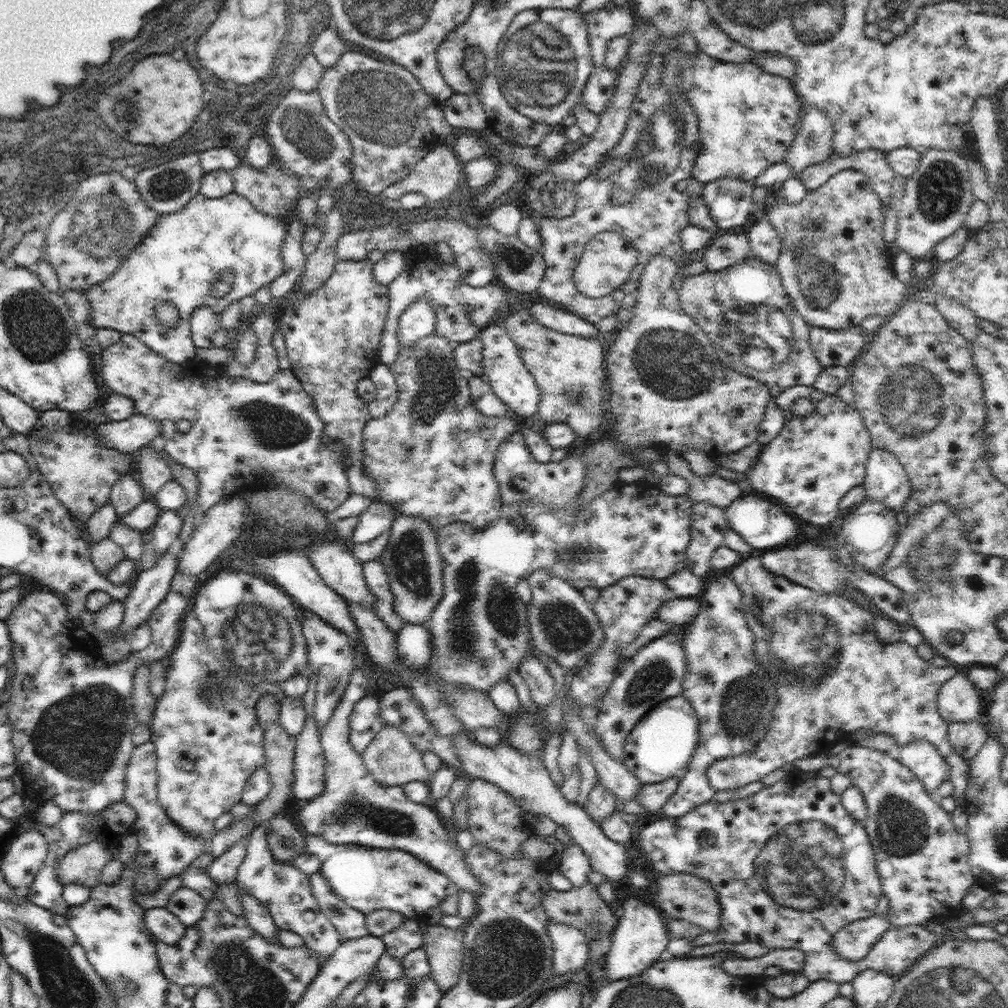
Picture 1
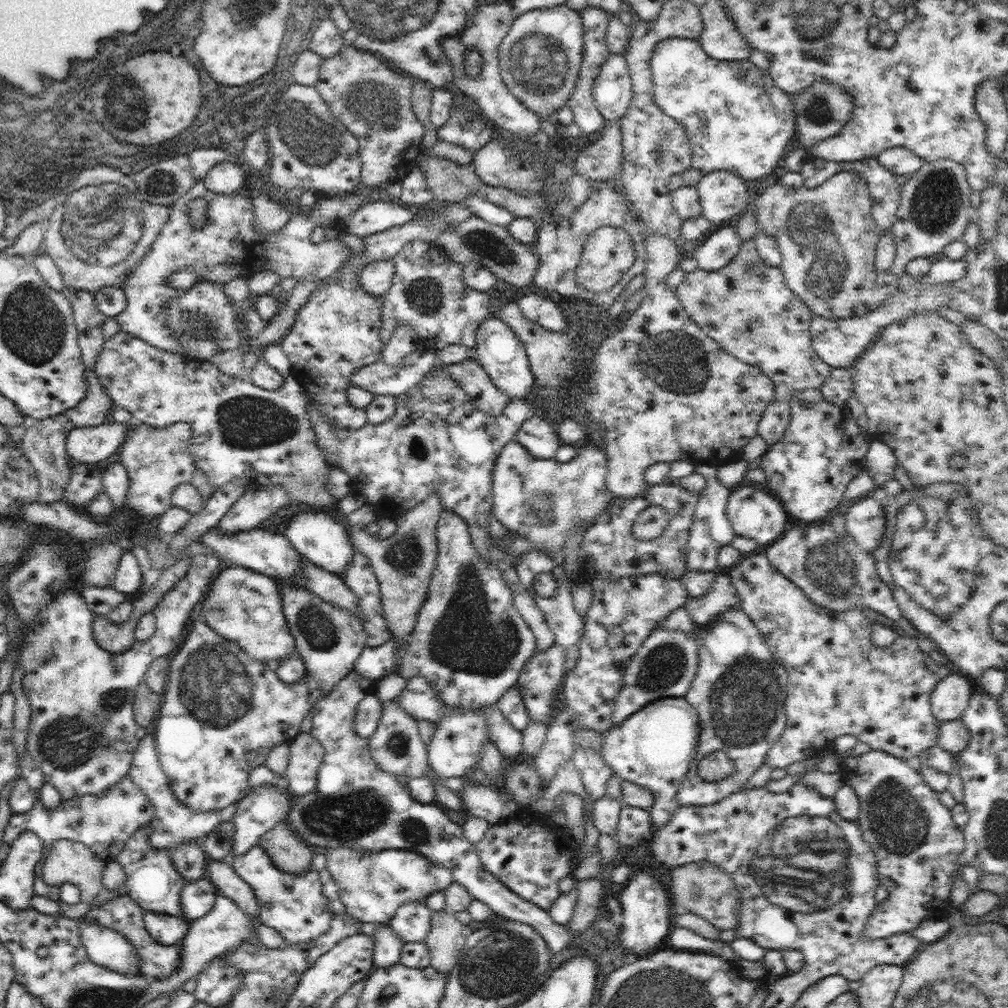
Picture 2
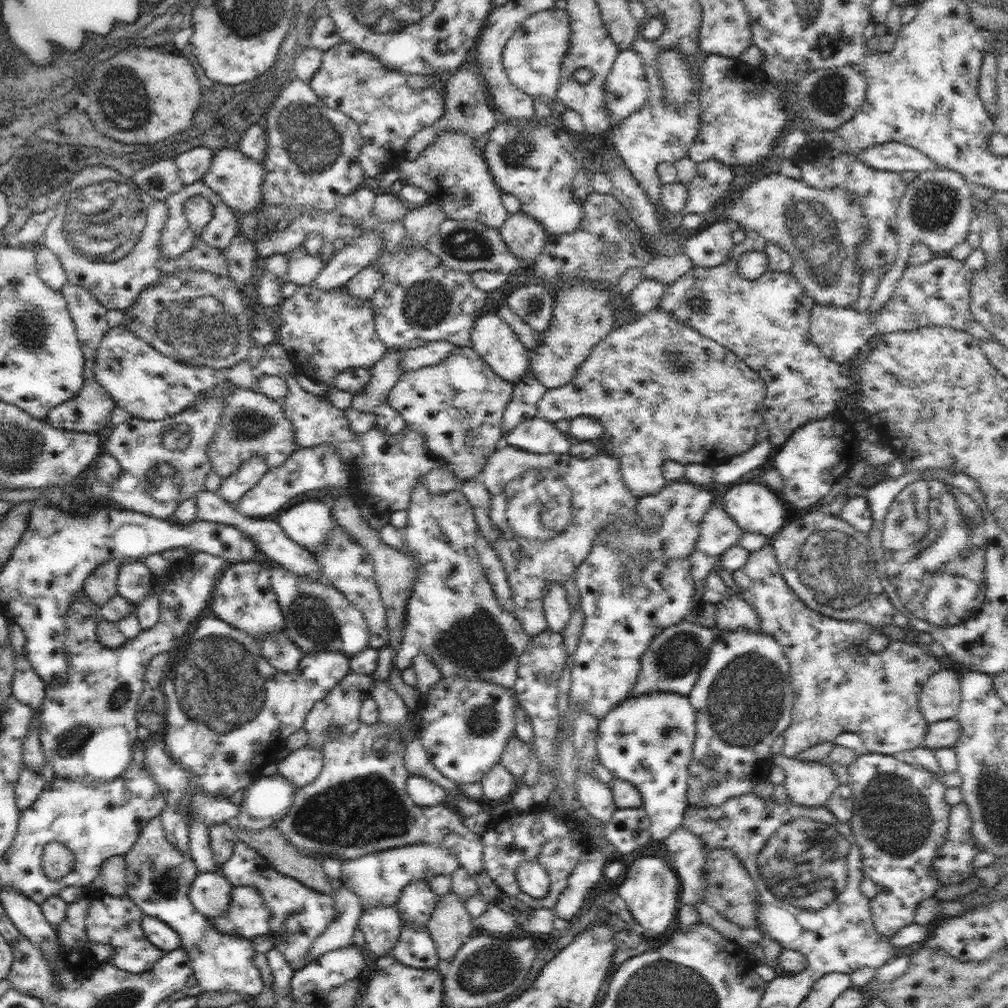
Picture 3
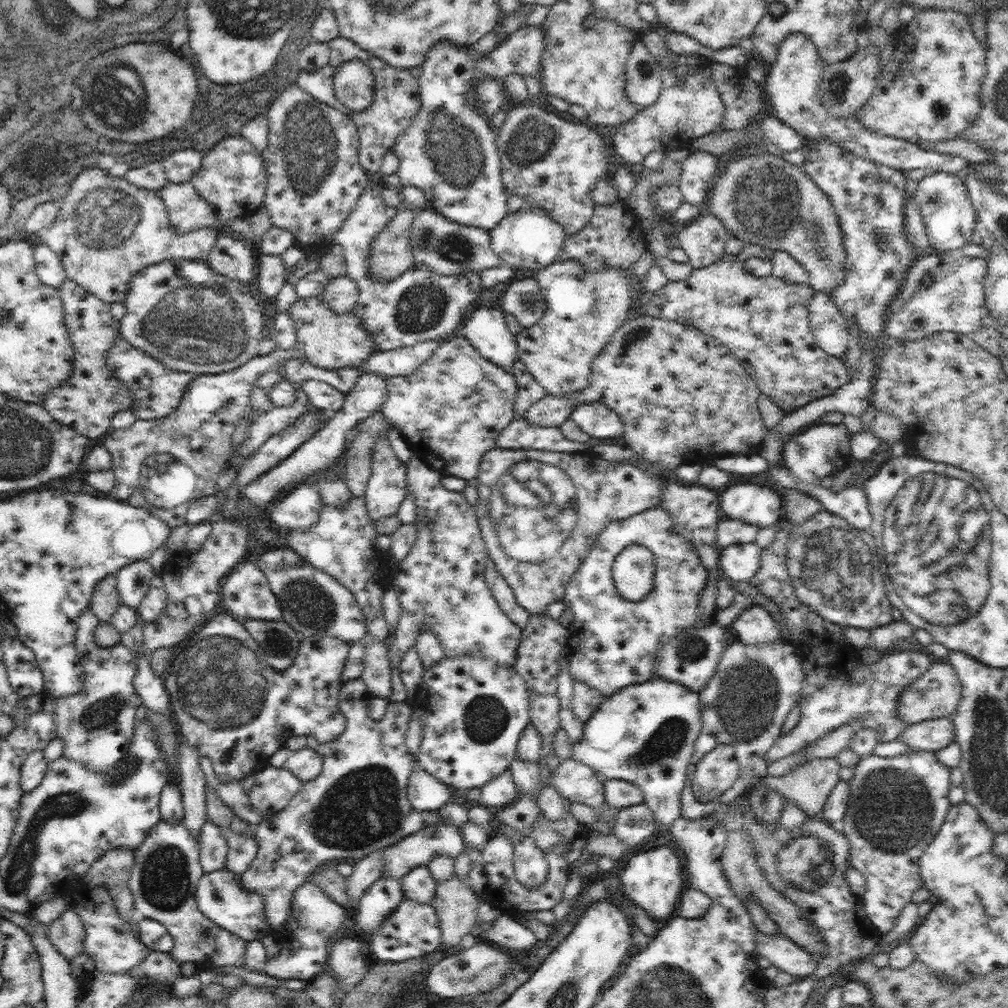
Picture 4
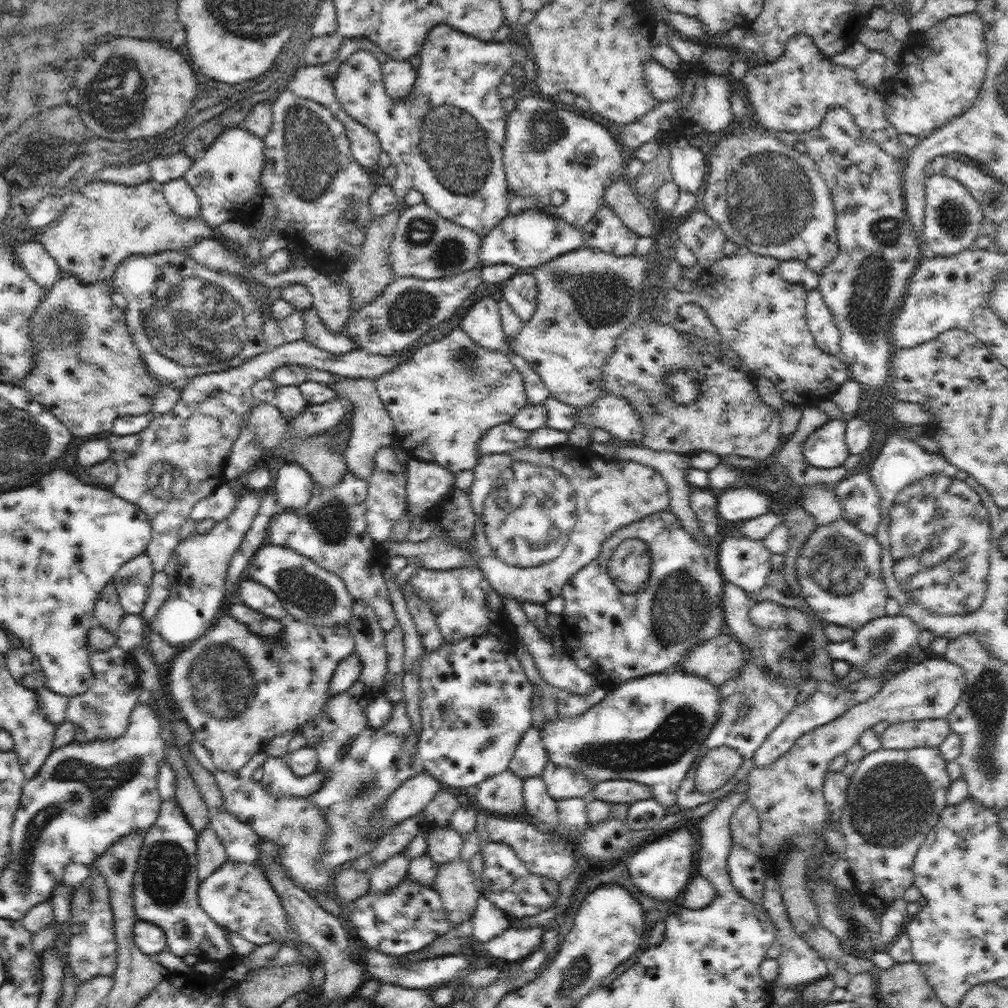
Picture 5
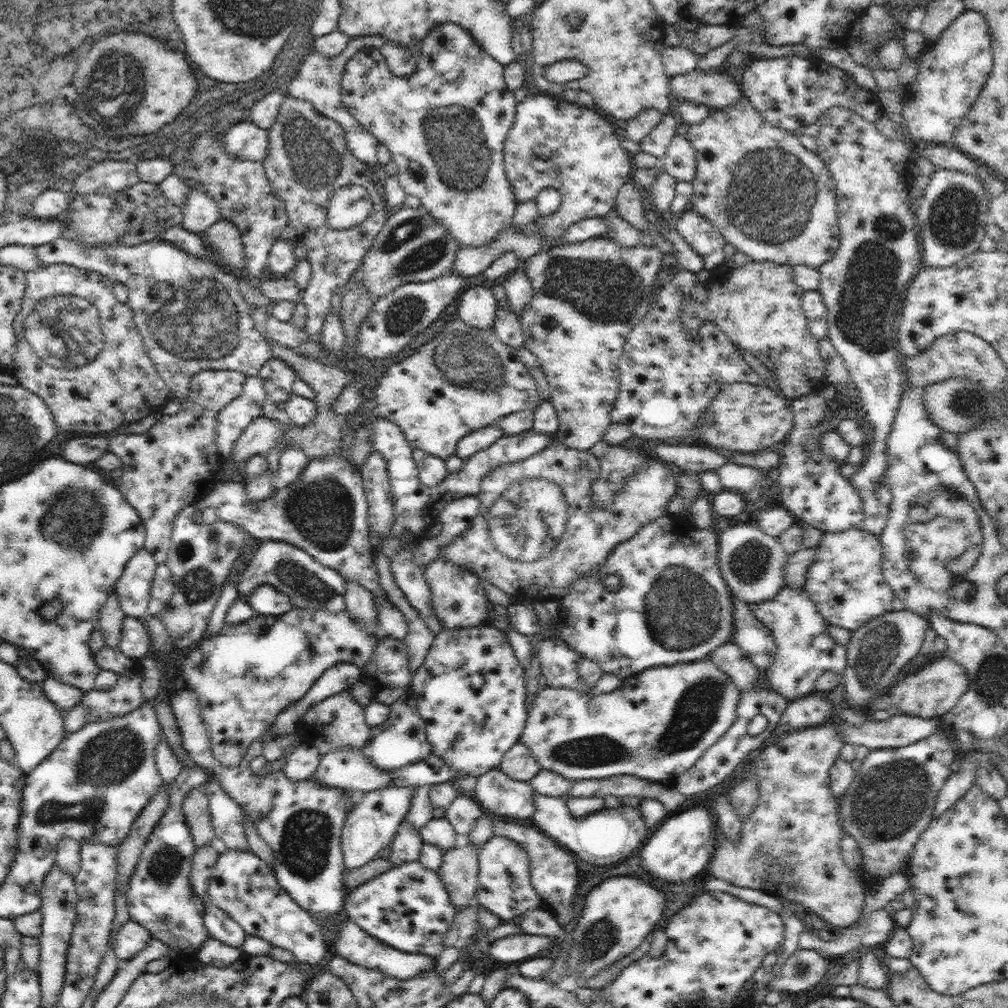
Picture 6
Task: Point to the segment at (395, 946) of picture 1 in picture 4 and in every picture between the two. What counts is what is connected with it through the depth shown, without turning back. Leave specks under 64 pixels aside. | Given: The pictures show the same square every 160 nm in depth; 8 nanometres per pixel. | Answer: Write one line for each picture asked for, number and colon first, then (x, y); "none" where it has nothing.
2: (411, 922)
3: (416, 904)
4: (418, 885)

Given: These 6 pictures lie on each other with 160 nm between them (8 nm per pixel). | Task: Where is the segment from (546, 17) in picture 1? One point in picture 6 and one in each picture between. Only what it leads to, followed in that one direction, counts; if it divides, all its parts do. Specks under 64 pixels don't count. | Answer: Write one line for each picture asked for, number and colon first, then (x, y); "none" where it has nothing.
2: (540, 57)
3: (533, 56)
4: (449, 151)
5: (446, 138)
6: (445, 125)

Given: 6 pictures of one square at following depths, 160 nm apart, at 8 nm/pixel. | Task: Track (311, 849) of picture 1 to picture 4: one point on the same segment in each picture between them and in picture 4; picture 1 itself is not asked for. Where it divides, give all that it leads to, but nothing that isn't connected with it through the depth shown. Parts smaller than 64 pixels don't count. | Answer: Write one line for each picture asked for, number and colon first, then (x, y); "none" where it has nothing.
2: (372, 885)
3: (378, 878)
4: (418, 849)

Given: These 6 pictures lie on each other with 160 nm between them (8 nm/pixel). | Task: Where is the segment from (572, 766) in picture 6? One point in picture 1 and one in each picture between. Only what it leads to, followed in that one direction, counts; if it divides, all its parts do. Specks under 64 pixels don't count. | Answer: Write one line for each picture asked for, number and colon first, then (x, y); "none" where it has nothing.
1: (661, 746)
2: (654, 747)
3: (648, 740)
4: (645, 734)
5: (649, 729)

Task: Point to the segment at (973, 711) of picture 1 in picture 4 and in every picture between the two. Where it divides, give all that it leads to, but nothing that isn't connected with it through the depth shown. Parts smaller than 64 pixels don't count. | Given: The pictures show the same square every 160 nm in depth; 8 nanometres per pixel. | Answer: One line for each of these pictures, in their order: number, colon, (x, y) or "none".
2: (950, 698)
3: (940, 699)
4: (937, 693)

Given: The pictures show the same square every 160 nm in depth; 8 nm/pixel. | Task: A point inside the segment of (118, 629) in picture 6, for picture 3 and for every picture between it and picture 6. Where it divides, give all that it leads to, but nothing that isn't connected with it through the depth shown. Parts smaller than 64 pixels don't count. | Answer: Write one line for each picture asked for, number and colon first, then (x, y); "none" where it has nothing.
3: (101, 585)
4: (105, 600)
5: (108, 611)

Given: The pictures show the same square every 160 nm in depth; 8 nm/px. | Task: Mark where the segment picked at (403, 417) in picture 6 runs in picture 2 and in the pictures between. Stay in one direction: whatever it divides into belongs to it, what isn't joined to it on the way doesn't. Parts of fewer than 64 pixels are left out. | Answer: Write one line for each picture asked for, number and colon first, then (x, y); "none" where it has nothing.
2: (486, 396)
3: (459, 404)
4: (451, 409)
5: (442, 401)

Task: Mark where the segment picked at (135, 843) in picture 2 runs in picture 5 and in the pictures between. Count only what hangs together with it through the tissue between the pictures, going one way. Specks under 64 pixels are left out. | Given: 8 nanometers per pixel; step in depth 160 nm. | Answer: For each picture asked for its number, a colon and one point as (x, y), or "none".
3: (159, 876)
4: (166, 873)
5: (165, 884)

